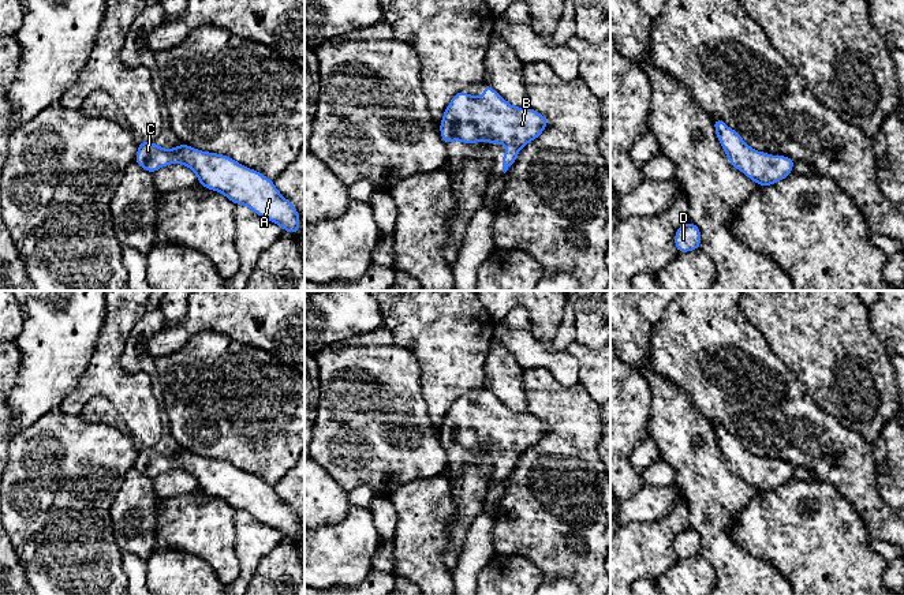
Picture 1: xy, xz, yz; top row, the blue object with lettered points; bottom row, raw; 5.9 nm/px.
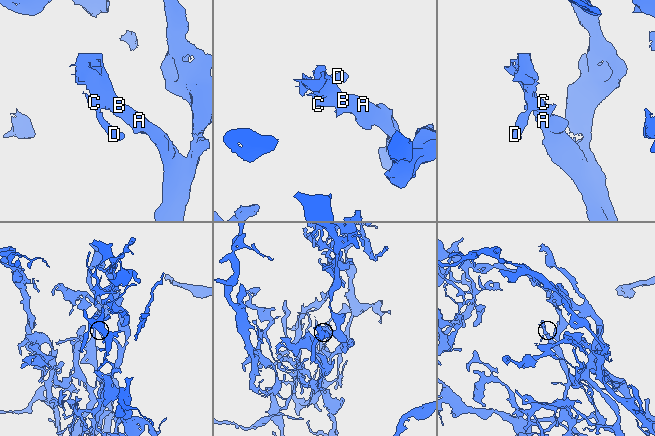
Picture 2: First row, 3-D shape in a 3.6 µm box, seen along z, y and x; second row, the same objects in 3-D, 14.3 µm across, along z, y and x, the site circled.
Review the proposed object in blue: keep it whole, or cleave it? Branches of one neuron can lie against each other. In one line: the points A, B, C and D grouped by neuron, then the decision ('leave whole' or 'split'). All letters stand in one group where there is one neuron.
A B C D | leave whole

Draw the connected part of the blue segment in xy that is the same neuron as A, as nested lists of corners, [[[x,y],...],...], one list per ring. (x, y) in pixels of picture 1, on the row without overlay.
[[[139,446],[135,468],[145,476],[154,479],[160,474],[169,469],[183,469],[188,472],[197,482],[198,489],[212,497],[218,497],[235,510],[249,512],[254,519],[266,524],[289,539],[298,539],[300,523],[292,509],[285,505],[274,491],[274,487],[265,480],[250,475],[238,467],[218,459],[197,456],[186,449],[173,454],[163,454],[156,448]]]

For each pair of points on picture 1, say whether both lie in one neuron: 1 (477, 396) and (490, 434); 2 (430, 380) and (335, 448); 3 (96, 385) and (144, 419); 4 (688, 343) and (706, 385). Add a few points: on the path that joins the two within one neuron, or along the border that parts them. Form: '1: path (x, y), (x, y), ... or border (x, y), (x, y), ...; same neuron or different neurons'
1: path (477, 405), (477, 414), (488, 425); same neuron
2: border (413, 355), (419, 367), (419, 392), (429, 418); different neurons
3: path (108, 385), (131, 407); same neuron
4: path (699, 354), (706, 360), (706, 374); same neuron

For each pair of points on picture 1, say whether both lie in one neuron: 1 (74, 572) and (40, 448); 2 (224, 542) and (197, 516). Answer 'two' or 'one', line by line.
1: one
2: one

